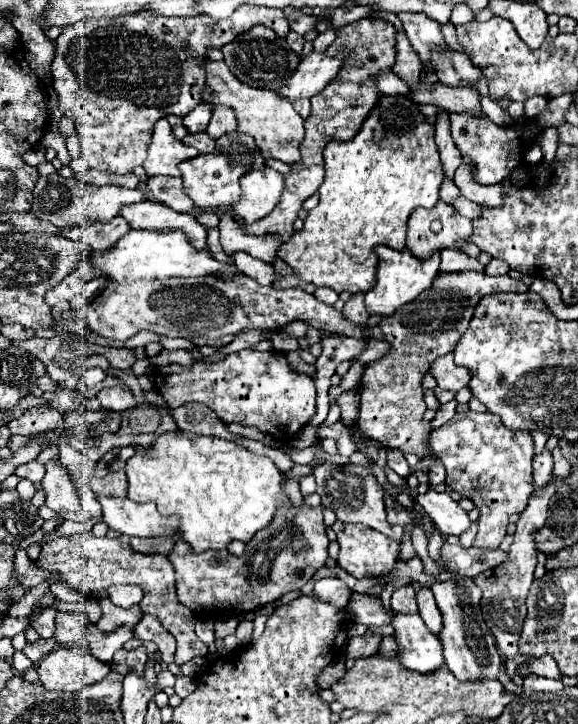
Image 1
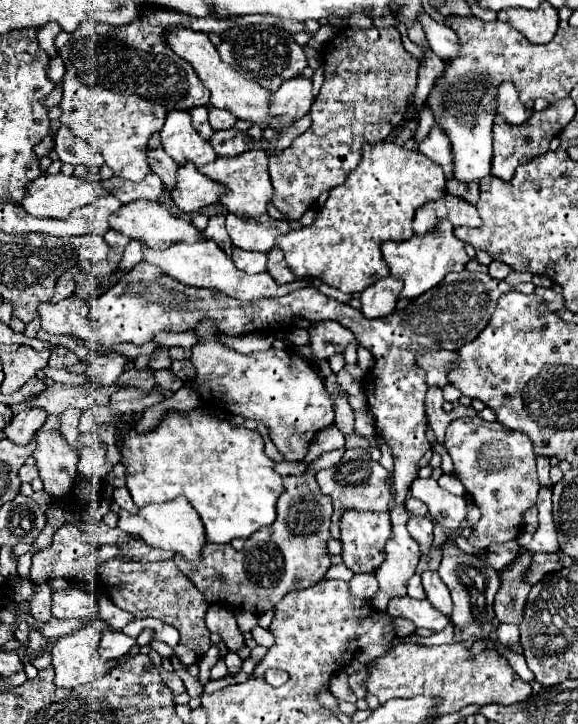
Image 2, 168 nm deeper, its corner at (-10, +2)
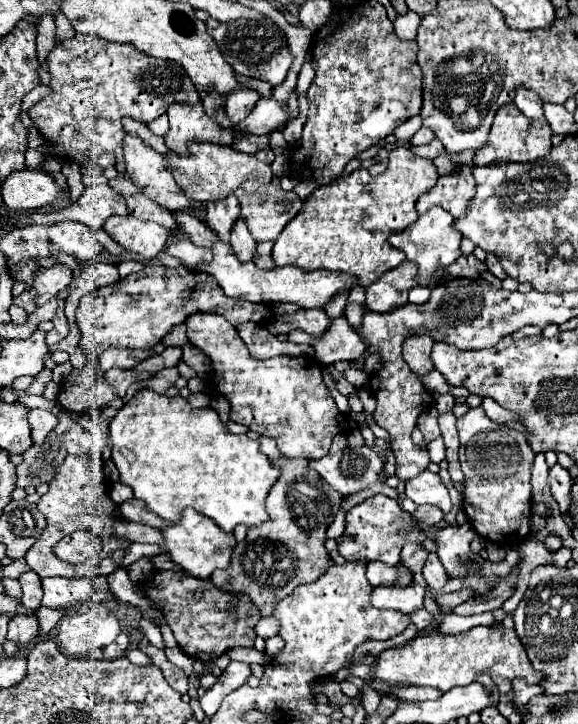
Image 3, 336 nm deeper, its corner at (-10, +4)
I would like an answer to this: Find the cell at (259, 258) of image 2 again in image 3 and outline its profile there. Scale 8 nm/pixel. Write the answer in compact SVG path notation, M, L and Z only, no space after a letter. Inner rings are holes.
M241 215L239 221L235 221L235 225L231 229L231 247L235 249L239 261L251 261L253 253L255 253L255 245L257 245L257 241L251 237L247 223L243 221L243 215Z

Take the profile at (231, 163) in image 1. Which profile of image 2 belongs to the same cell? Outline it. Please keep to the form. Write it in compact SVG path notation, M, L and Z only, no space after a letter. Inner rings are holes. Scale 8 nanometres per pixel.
M187 163L177 171L177 189L171 191L171 199L181 211L191 213L217 203L225 193L227 187L203 175L193 163Z

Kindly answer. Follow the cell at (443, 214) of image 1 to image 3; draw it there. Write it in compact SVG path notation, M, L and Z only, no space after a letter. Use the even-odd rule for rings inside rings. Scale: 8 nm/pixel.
M467 165L467 169L459 169L461 173L451 173L451 175L439 177L437 185L419 197L419 201L417 201L419 215L423 215L425 211L429 211L435 205L449 211L455 219L465 215L465 211L475 195L475 179L471 175L471 169L473 167Z

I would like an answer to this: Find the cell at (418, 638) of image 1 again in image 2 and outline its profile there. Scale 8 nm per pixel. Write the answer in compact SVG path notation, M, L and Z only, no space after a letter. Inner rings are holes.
M411 597L391 599L387 613L393 617L409 619L415 623L415 627L423 627L433 633L439 633L449 625L449 619L443 617L439 611L435 611L435 607L431 607L431 603L427 599L423 599L423 601L411 599Z

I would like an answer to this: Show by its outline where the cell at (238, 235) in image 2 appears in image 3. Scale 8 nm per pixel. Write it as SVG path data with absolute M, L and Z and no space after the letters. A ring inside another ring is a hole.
M273 183L263 185L263 189L257 189L255 193L243 193L243 189L237 189L235 195L241 203L241 213L247 219L247 227L257 241L275 241L303 205L297 193L283 191Z

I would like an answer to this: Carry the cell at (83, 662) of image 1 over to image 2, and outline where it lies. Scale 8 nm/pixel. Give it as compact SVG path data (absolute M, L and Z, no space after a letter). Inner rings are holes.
M93 625L57 639L51 649L55 685L61 689L73 689L93 679L107 675L107 661L99 655L101 631Z

